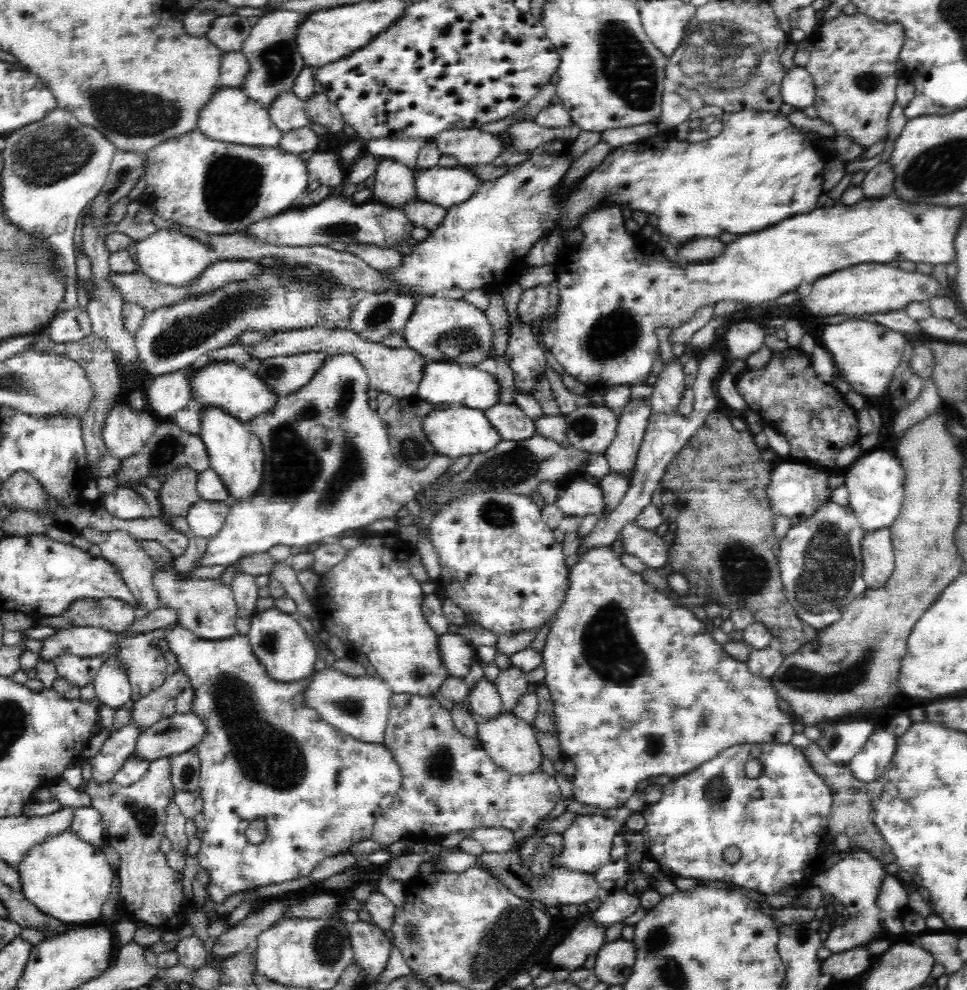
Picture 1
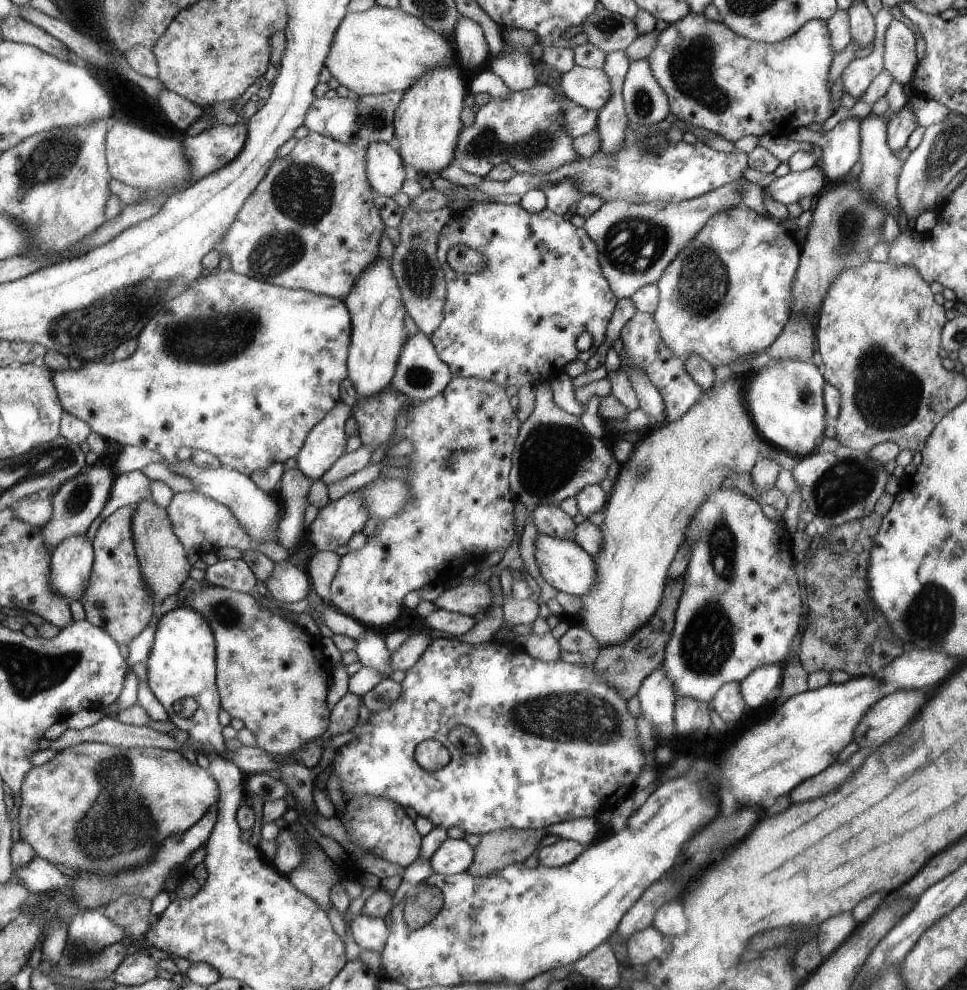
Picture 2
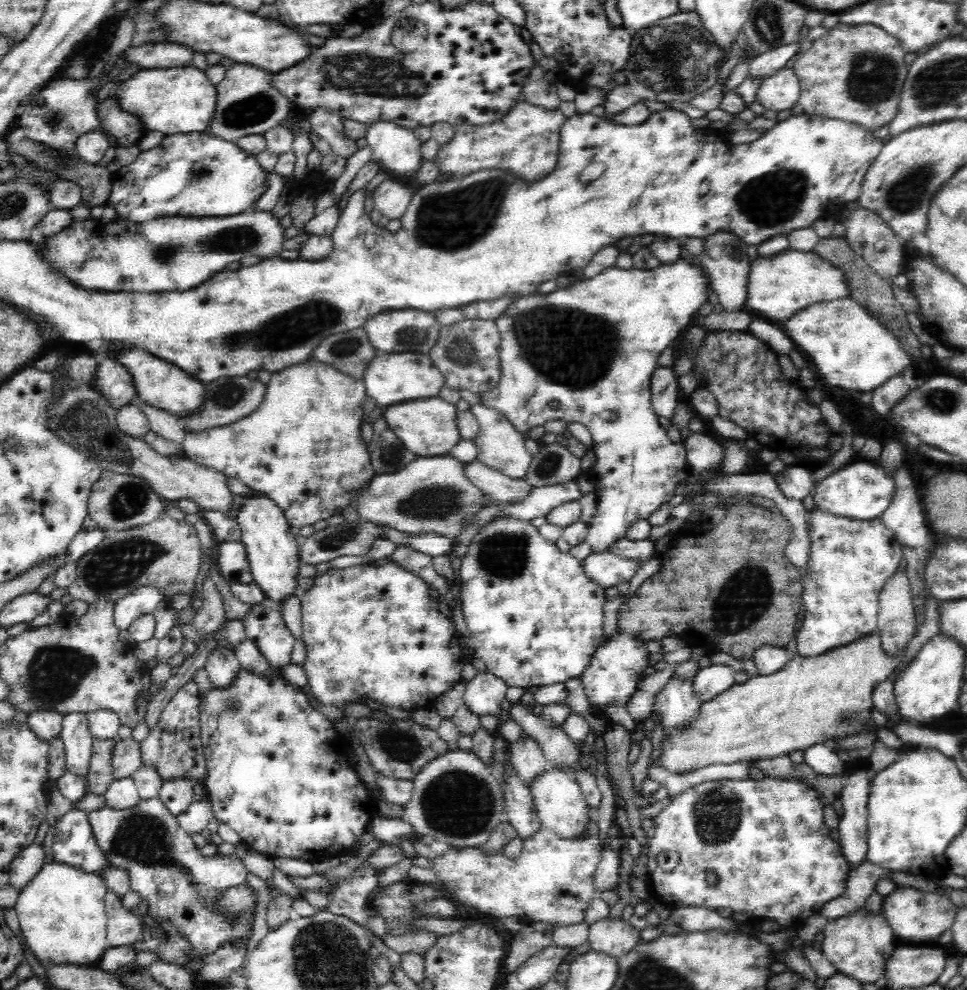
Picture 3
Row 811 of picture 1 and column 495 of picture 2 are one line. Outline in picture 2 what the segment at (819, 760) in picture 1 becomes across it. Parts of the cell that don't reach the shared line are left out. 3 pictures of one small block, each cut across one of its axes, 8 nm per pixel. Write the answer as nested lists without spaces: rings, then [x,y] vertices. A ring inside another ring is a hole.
[[[502,828],[481,835],[476,858],[467,868],[472,876],[488,876],[509,864],[523,863],[538,850],[540,840],[548,839],[546,829]]]

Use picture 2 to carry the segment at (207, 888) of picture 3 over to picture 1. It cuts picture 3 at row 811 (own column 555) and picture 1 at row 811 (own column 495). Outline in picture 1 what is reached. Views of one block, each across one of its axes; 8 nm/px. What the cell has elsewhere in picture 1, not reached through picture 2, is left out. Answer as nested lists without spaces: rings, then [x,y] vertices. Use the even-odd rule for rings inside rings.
[[[160,757],[149,763],[146,774],[134,784],[121,787],[113,780],[97,784],[90,779],[84,793],[92,798],[91,807],[101,814],[106,842],[120,855],[119,899],[126,910],[126,919],[138,919],[152,928],[176,933],[188,924],[186,917],[193,902],[182,891],[182,872],[171,869],[159,849],[160,840],[165,836],[167,806],[176,792],[170,768],[171,757]]]

